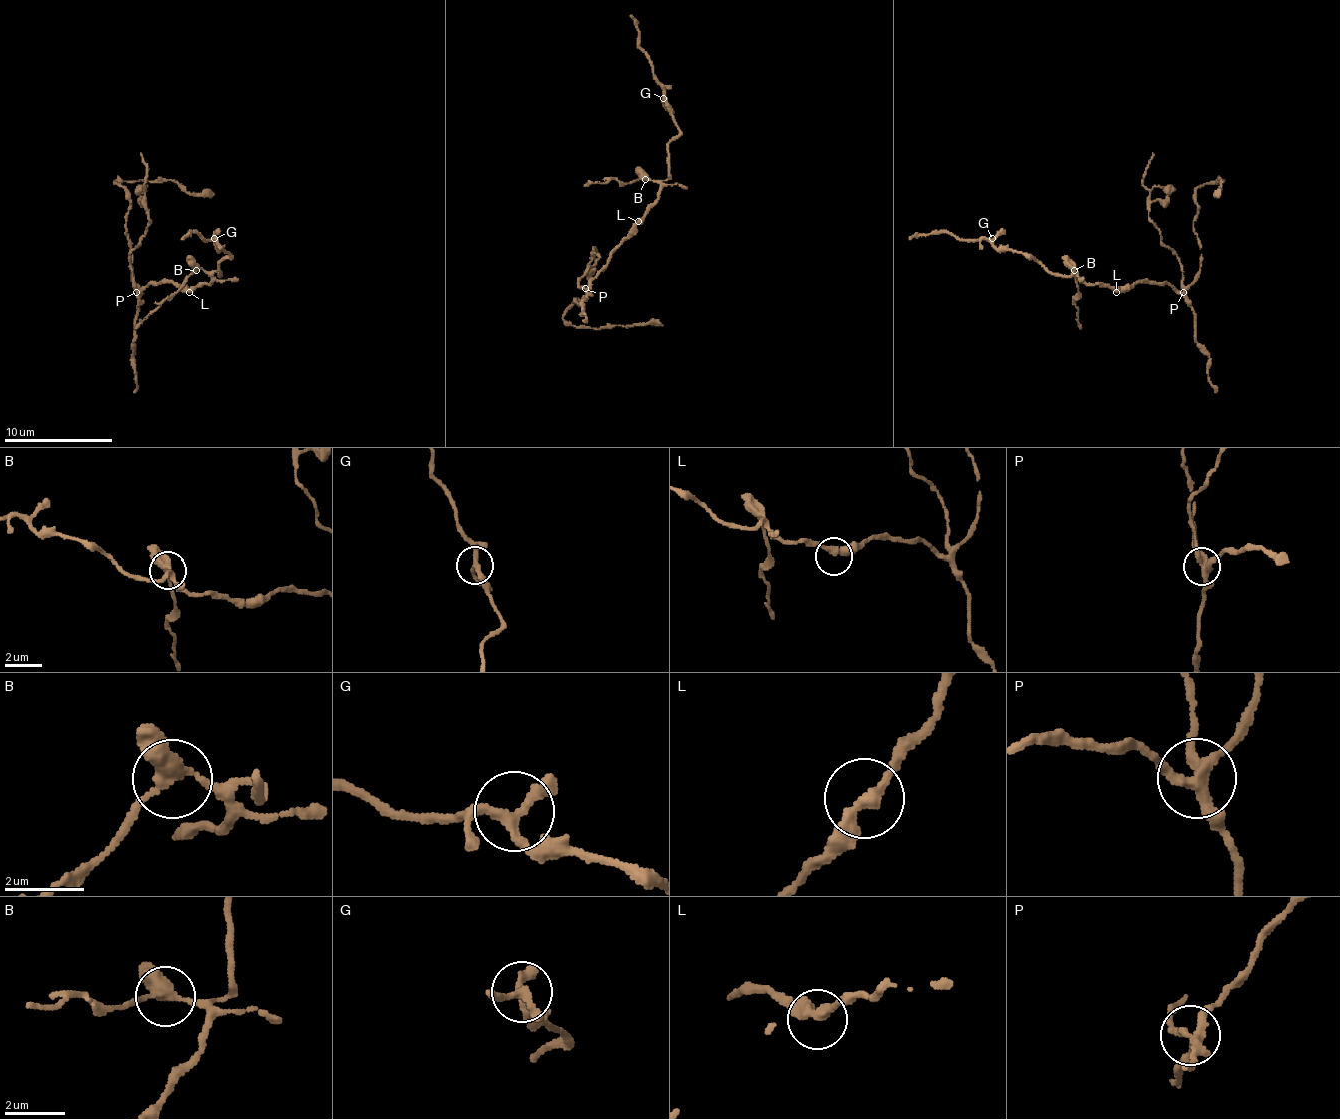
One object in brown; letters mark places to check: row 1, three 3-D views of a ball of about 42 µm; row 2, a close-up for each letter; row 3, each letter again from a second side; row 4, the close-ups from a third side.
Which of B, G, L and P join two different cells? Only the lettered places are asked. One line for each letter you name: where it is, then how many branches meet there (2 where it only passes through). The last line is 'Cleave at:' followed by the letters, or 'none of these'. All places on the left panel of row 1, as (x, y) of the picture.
B: (196, 270) | 3
P: (136, 292) | 4
Cleave at: B, P

